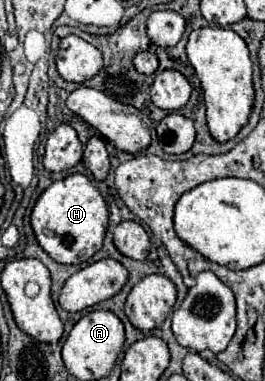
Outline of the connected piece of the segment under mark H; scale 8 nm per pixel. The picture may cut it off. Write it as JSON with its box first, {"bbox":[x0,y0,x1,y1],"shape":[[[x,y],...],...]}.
{"bbox":[30,174,108,264],"shape":[[[70,174],[64,180],[50,184],[38,198],[30,224],[38,244],[60,264],[80,264],[92,258],[100,248],[108,228],[108,210],[100,192],[88,176]]]}

